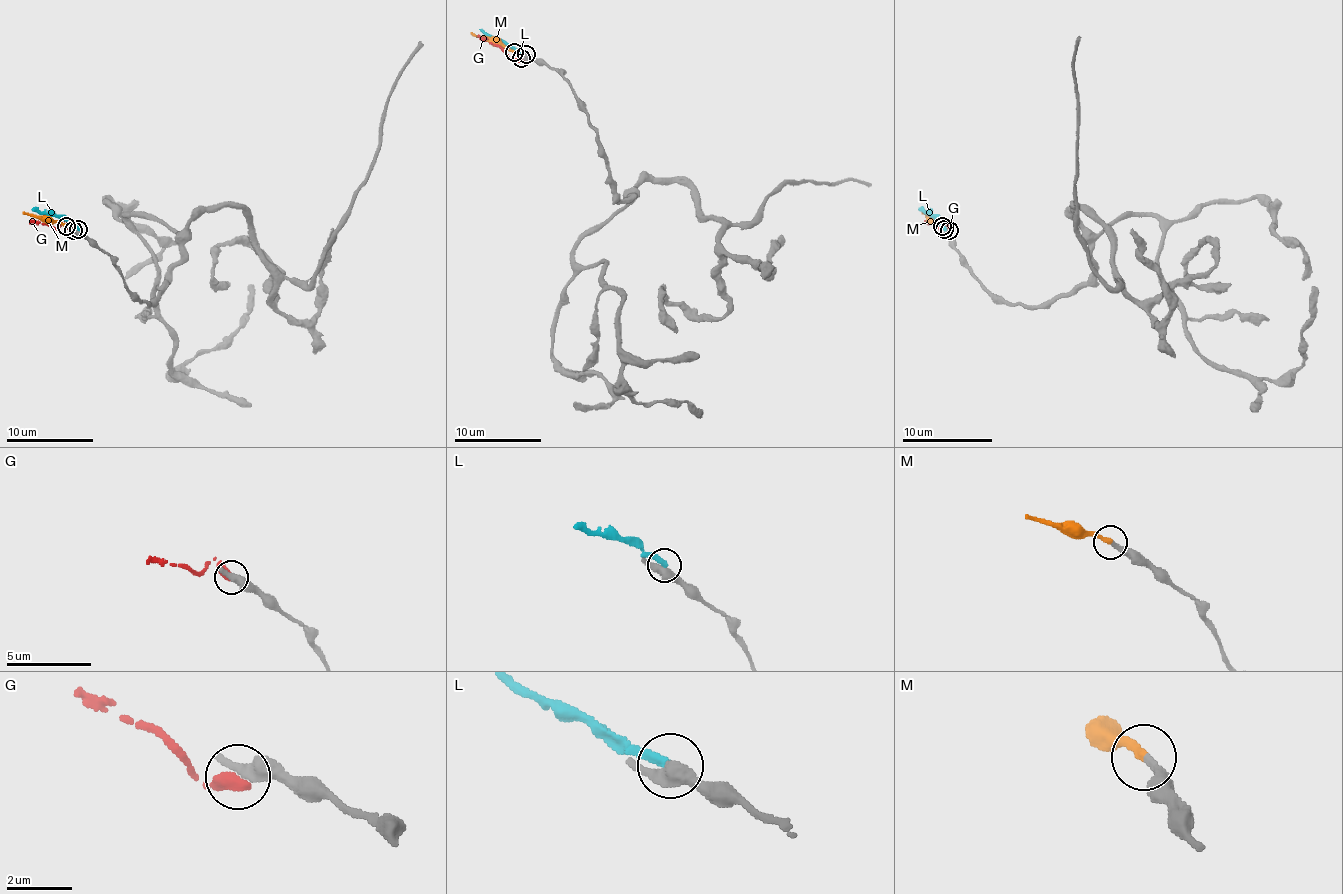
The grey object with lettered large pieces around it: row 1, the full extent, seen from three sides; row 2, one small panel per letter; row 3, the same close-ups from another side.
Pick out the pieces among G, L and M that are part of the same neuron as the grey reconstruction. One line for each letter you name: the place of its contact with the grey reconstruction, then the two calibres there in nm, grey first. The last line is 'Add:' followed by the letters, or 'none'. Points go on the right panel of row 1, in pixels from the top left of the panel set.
M: Touches grey at (942, 226). Thickness 240 nm (grey) against 240 nm
Add: M

